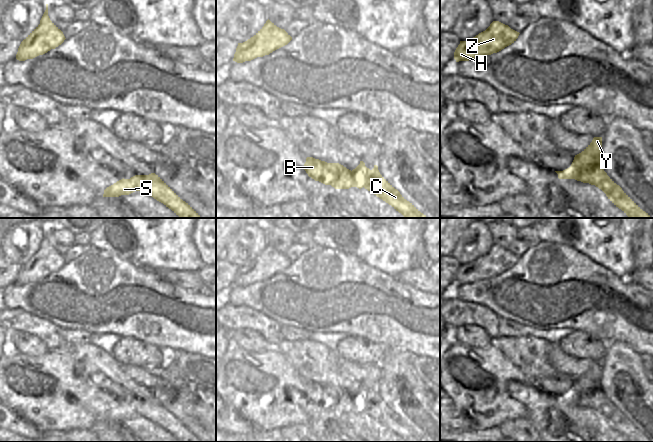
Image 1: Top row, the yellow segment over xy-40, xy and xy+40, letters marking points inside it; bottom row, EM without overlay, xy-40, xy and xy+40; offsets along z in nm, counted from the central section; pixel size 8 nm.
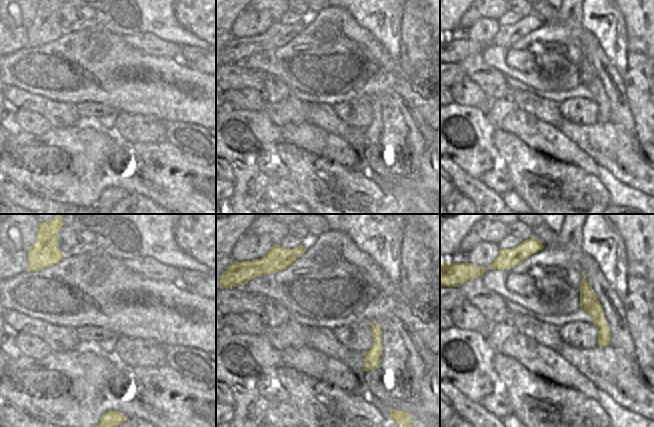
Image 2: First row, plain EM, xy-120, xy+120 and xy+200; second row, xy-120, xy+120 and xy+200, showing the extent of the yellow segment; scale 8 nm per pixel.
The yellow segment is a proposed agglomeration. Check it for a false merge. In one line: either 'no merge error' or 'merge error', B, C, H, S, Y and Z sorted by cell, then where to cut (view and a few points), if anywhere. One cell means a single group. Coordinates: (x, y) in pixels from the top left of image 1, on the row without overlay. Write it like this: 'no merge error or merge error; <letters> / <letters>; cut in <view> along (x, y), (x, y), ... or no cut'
merge error; B H S Y Z / C; cut in xy+40 along (575, 380), (581, 388), (588, 388), (591, 391), (599, 389)

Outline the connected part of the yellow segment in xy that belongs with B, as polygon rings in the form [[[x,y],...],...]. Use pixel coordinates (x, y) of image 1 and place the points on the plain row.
[[[307,381],[304,394],[315,405],[331,409],[335,413],[349,413],[351,411],[361,413],[366,408],[364,390],[365,387],[360,385],[360,388],[352,394],[354,396],[352,400],[351,394],[339,387],[327,387],[313,381]]]

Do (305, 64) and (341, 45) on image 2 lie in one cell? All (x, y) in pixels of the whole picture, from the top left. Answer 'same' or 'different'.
same

